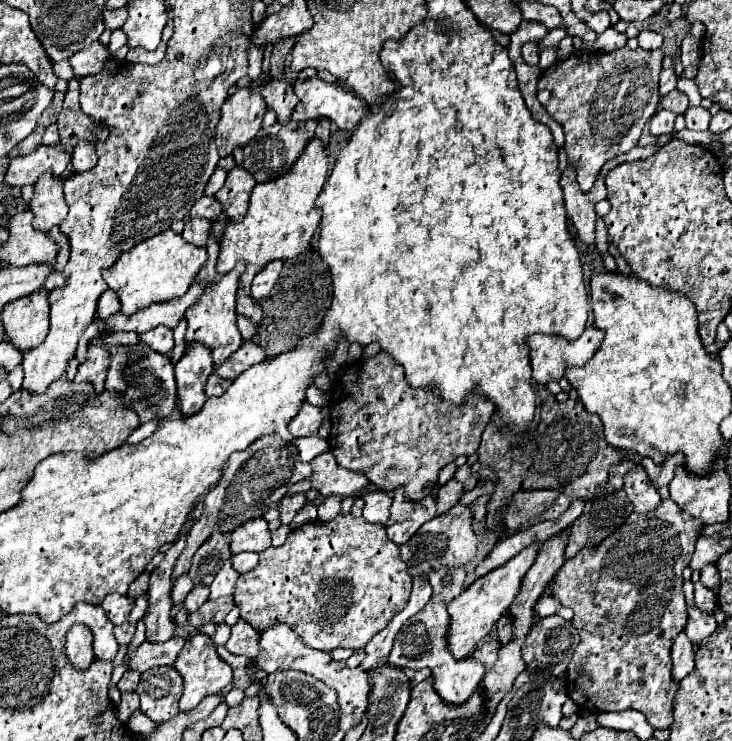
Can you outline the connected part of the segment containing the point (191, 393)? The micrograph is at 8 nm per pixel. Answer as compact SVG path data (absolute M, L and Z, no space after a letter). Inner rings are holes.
M187 343L183 357L175 363L177 407L183 415L197 413L205 403L205 381L213 373L211 351L203 343Z

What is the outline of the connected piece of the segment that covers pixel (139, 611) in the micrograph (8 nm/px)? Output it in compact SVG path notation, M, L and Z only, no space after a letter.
M141 595L141 597L137 597L137 599L135 599L135 607L133 607L133 611L131 611L131 615L129 615L127 623L135 625L135 623L145 615L145 611L147 611L147 597L145 597L145 595Z

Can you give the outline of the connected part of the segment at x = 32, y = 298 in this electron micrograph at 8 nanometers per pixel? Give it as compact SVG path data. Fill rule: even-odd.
M39 289L23 299L17 299L1 311L7 341L19 351L29 351L41 345L49 331L47 289Z

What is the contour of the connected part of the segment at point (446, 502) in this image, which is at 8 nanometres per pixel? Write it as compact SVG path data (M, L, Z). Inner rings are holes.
M447 481L443 487L439 487L437 491L437 513L445 513L451 509L451 505L455 505L463 495L463 485L457 481Z

